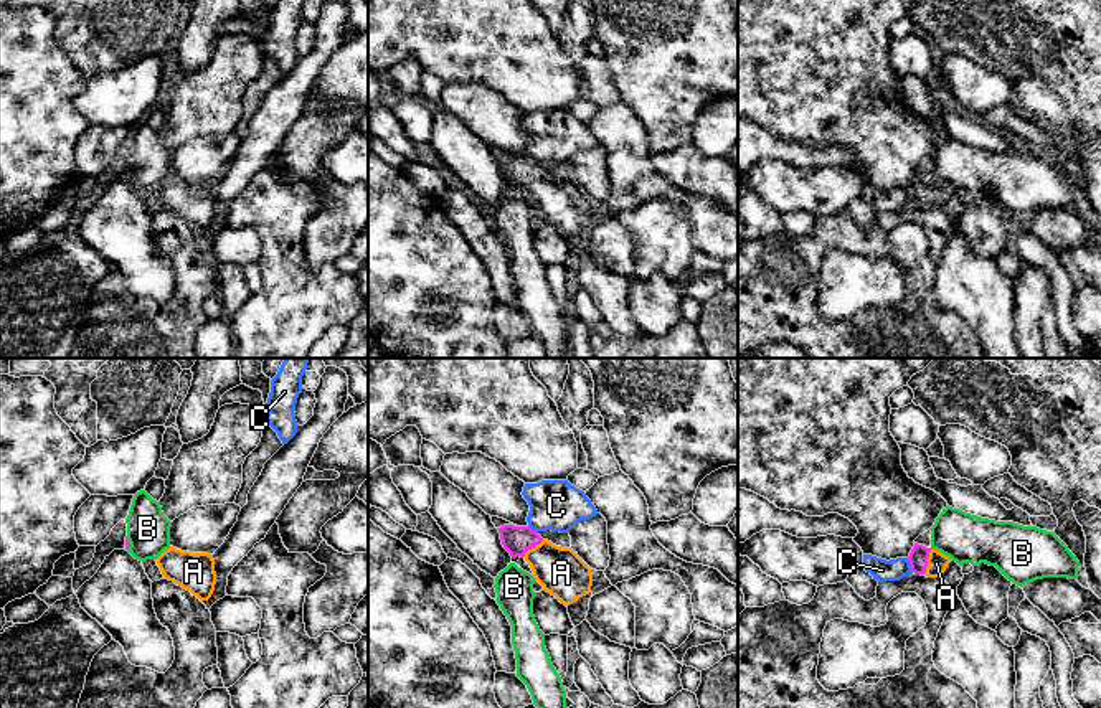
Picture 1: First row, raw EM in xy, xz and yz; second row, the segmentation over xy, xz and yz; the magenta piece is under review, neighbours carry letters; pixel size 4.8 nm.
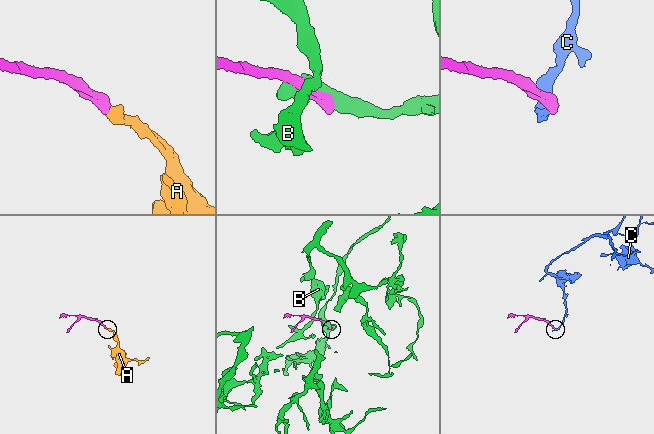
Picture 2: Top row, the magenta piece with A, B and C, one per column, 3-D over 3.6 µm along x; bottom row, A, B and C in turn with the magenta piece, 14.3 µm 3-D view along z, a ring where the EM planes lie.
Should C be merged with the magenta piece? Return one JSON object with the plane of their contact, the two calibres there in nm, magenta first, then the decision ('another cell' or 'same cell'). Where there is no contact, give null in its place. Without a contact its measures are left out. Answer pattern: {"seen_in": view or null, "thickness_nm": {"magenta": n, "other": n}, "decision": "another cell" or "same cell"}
{"seen_in": "yz", "thickness_nm": {"magenta": 100, "other": 110}, "decision": "another cell"}

